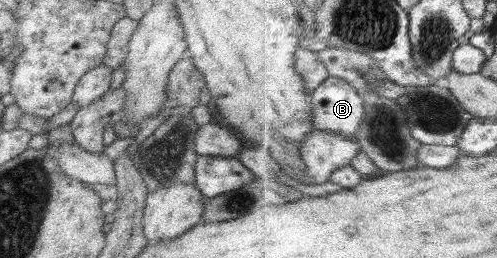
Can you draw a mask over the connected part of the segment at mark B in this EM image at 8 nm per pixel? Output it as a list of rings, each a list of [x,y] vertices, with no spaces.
[[[330,75],[313,93],[316,129],[342,133],[357,140],[357,130],[364,122],[364,101],[349,82]]]

